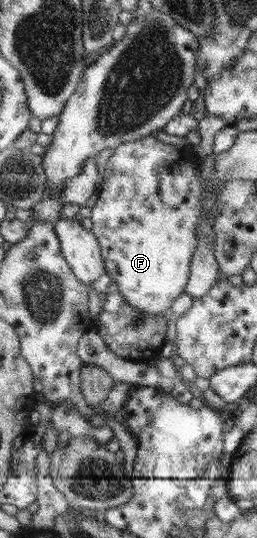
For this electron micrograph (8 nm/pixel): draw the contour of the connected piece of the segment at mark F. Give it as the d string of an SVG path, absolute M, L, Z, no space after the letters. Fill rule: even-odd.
M152 136L144 137L132 142L126 142L121 144L120 147L114 149L114 154L107 160L106 176L99 185L99 197L92 208L91 222L93 224L92 232L100 243L104 262L107 268L107 274L110 276L113 282L113 288L119 290L122 296L135 308L146 314L164 314L166 310L170 310L170 306L174 304L174 300L186 292L186 284L189 283L191 273L191 262L194 253L198 248L198 228L200 228L200 218L202 212L203 200L203 183L201 180L202 164L199 164L199 168L196 168L196 164L192 164L192 158L188 160L188 156L184 156L183 149L176 149L171 145L164 144L153 138Z

